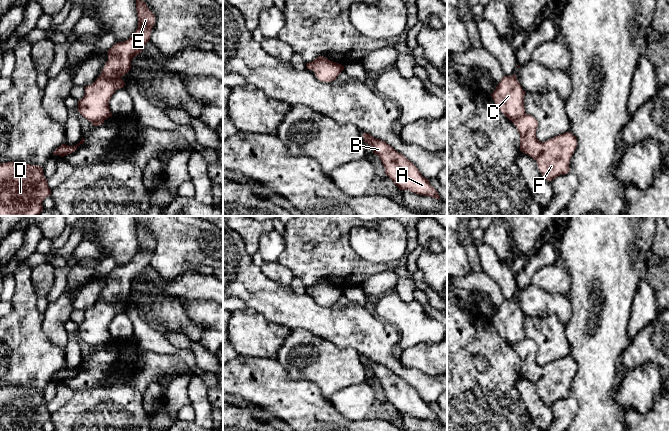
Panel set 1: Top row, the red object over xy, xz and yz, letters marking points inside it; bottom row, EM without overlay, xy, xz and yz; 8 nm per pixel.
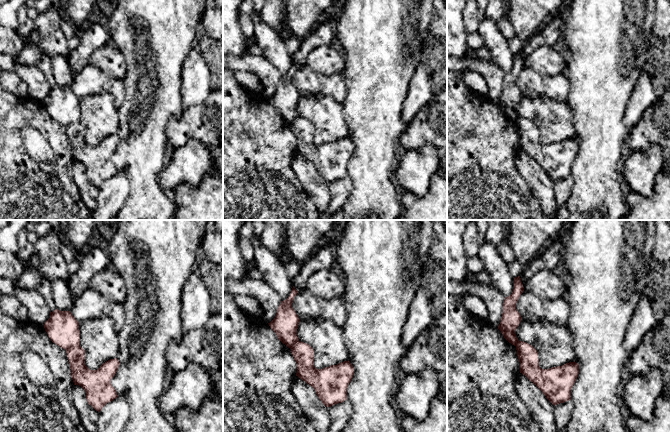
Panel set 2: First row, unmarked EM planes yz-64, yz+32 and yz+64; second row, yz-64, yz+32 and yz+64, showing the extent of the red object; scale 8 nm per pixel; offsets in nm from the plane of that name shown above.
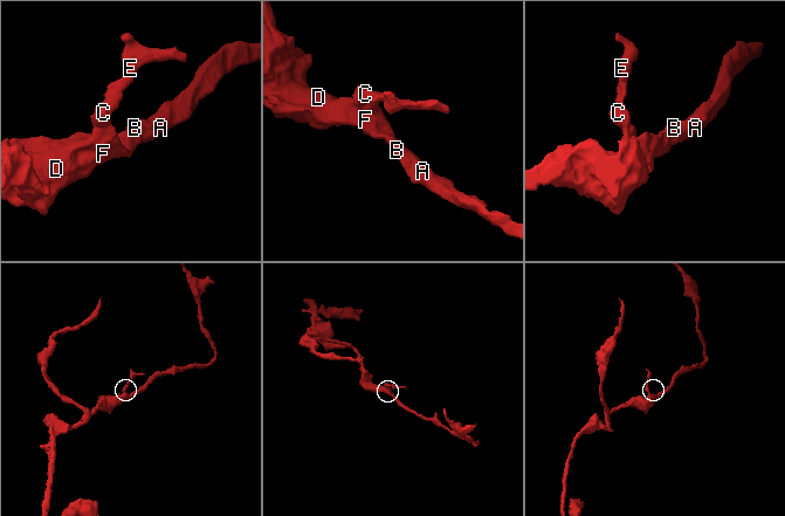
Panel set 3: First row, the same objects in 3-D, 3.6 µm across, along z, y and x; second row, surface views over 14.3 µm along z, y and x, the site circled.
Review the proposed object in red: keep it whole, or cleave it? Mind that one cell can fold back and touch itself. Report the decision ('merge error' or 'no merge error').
merge error

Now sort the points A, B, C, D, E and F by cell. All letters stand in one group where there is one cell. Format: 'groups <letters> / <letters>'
groups A B D F / C E

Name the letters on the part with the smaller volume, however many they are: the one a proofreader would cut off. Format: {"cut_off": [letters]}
{"cut_off": ["C", "E"]}

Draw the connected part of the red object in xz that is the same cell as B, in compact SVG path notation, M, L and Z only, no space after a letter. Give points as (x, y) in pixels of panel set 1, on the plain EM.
M363 357L363 362L364 366L371 370L374 378L379 380L385 392L385 398L400 414L409 414L418 419L441 423L429 404L423 401L418 392L403 378L370 358Z

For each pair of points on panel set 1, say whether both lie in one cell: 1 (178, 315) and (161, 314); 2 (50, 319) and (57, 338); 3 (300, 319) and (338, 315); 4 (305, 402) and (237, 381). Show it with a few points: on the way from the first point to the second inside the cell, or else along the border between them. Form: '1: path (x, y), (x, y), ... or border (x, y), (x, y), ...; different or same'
1: path (174, 315), (165, 314); same
2: path (53, 324), (56, 333); same
3: path (309, 319), (329, 319); same
4: path (288, 399), (273, 391), (264, 382), (254, 382); same

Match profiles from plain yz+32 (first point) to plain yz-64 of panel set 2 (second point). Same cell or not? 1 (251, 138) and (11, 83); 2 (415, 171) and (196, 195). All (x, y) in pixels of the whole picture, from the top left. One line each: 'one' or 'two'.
1: two
2: two

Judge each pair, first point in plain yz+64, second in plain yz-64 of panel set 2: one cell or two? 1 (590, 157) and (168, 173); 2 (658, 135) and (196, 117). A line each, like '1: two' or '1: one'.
1: two
2: one

